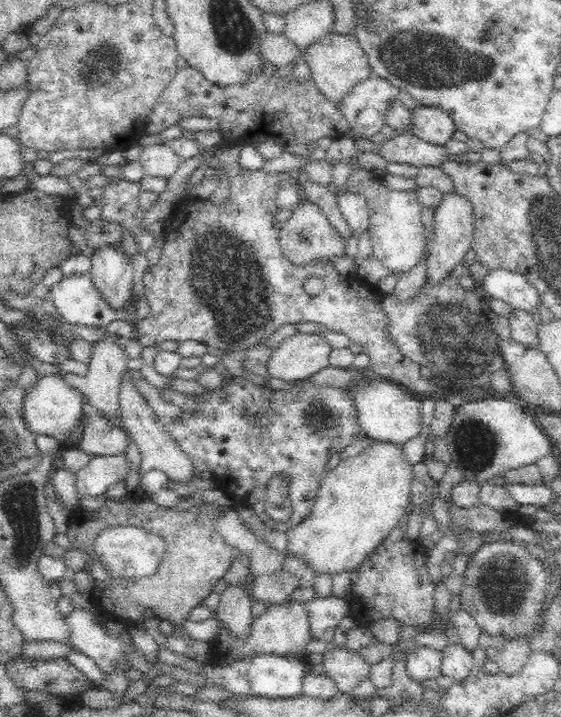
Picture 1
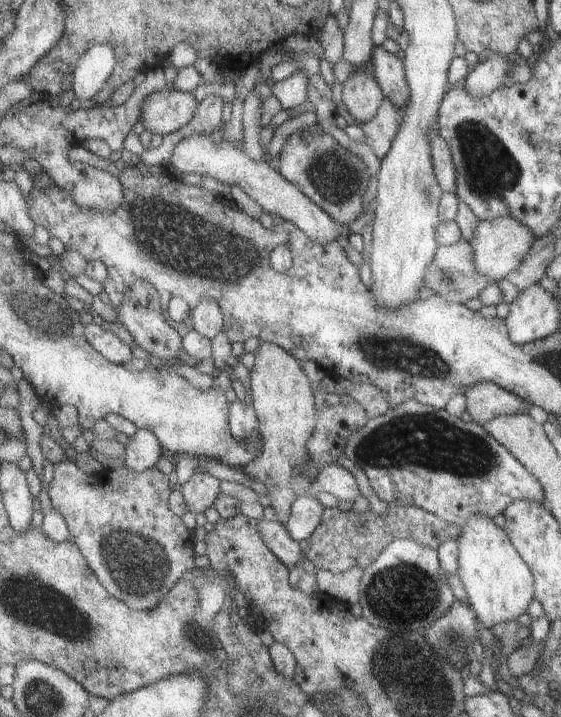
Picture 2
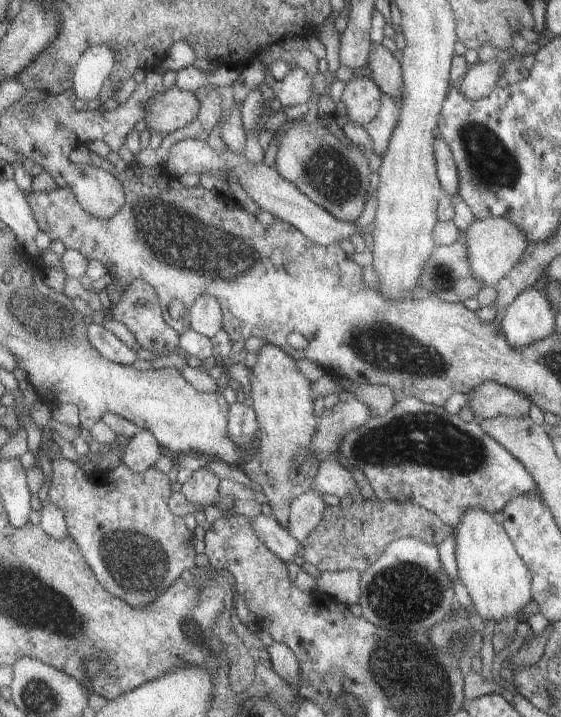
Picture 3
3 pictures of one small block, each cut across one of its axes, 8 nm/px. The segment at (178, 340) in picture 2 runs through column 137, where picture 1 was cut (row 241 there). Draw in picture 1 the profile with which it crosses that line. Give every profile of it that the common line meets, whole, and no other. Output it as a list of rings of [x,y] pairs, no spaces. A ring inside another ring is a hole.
[[[304,194],[301,202],[296,204],[290,219],[283,224],[279,232],[283,253],[300,268],[302,264],[314,264],[314,262],[324,262],[331,265],[336,256],[347,254],[346,240],[331,226],[326,216],[314,202],[310,201]]]

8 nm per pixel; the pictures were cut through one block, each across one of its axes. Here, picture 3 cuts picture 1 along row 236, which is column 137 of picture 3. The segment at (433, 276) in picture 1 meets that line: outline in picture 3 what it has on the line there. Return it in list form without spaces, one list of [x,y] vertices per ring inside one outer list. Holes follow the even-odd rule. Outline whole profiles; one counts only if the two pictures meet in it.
[[[142,429],[133,436],[125,448],[123,464],[135,473],[146,472],[154,467],[163,452],[162,445],[159,444],[153,432],[146,429]]]

